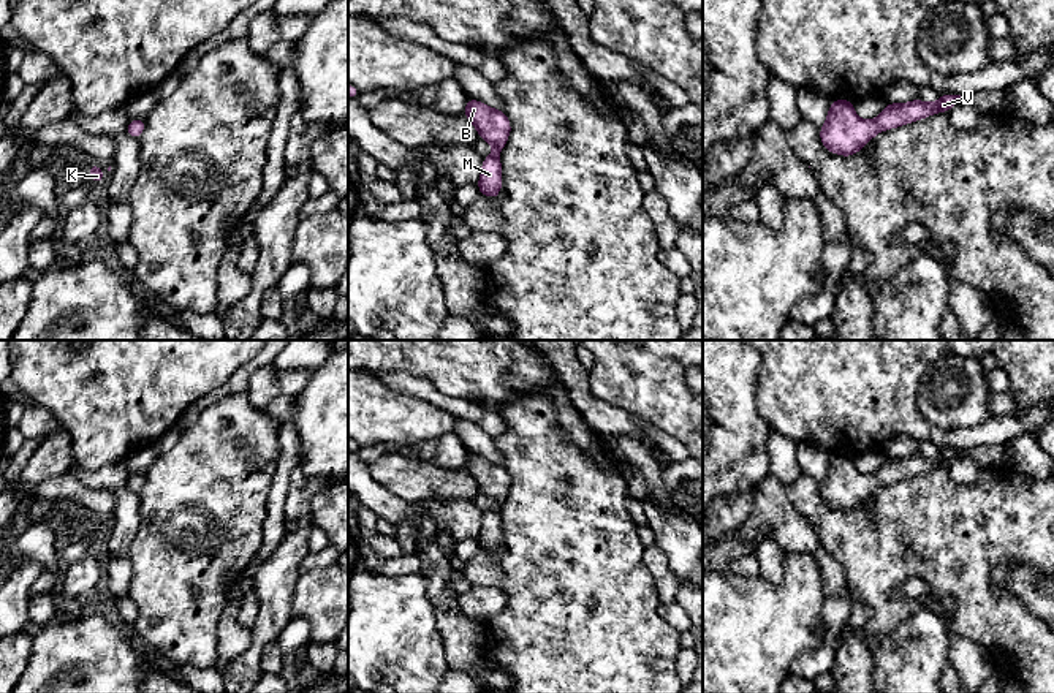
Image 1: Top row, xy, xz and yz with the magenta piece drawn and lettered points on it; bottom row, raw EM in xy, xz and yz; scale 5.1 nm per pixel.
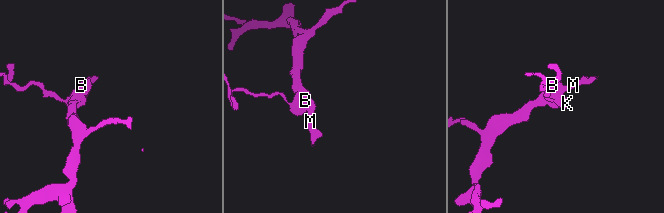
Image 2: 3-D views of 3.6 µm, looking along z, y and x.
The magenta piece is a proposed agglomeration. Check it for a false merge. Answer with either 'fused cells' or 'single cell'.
single cell

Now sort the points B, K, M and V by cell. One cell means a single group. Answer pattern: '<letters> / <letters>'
B K M V

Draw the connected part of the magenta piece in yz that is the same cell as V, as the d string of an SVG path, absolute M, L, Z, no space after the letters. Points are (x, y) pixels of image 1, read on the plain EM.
M945 448L937 457L924 457L919 453L910 457L891 457L874 475L863 475L853 464L850 454L834 454L829 460L820 494L826 505L851 511L859 506L875 489L883 484L897 483L910 476L946 467L967 451Z

